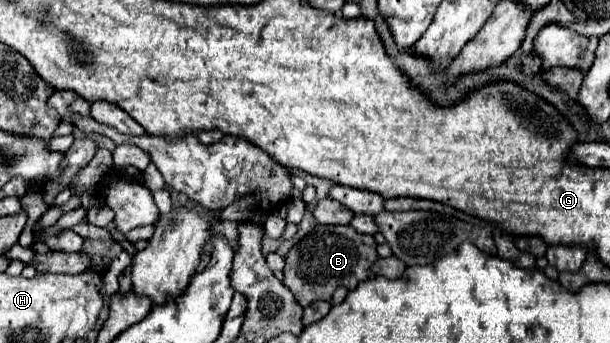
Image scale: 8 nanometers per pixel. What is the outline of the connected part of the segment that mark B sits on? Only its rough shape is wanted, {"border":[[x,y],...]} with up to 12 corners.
{"border":[[317,225],[285,257],[297,303],[369,277],[371,235]]}

